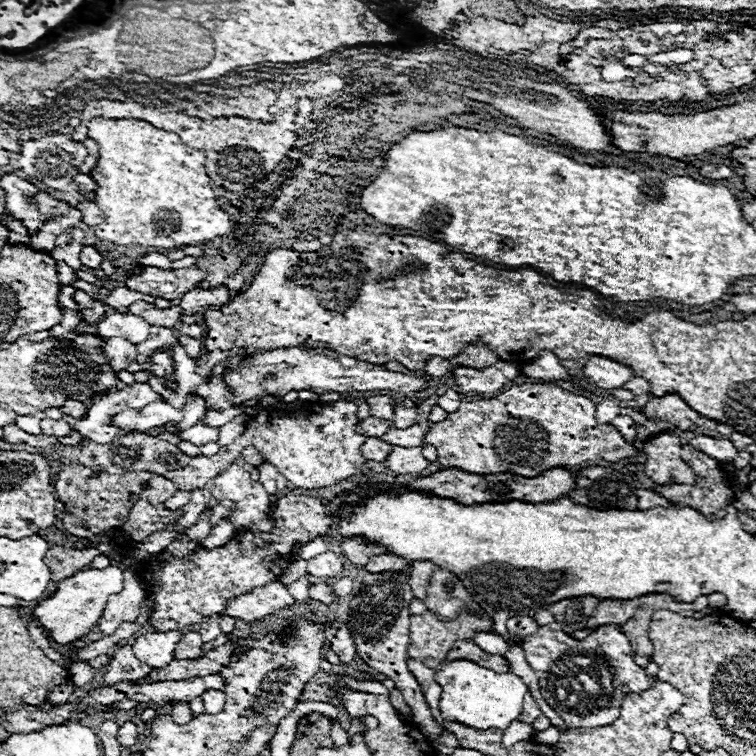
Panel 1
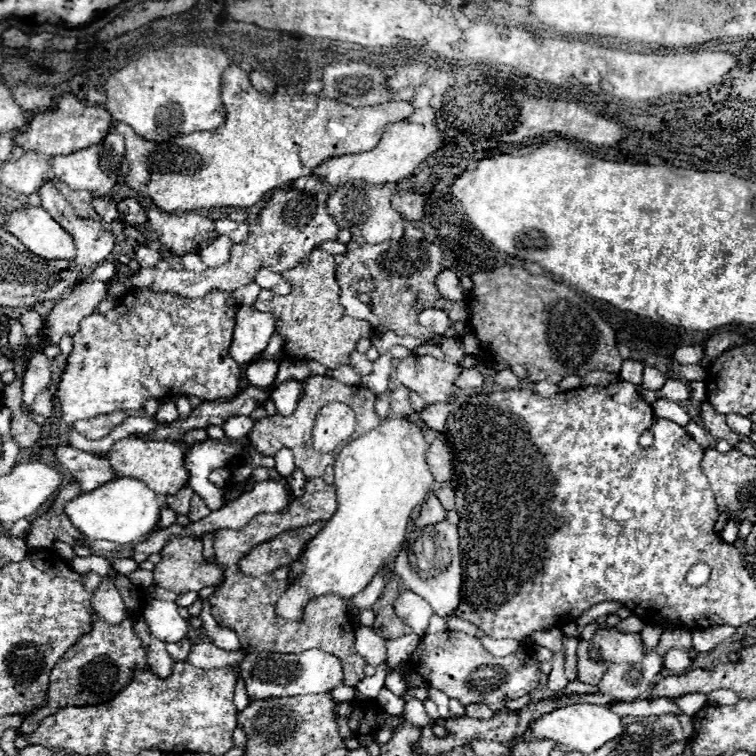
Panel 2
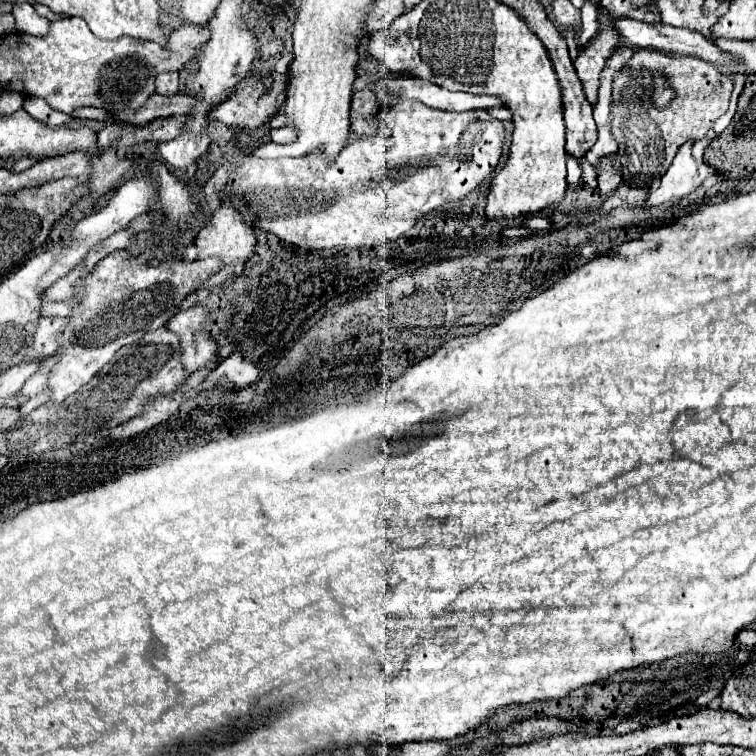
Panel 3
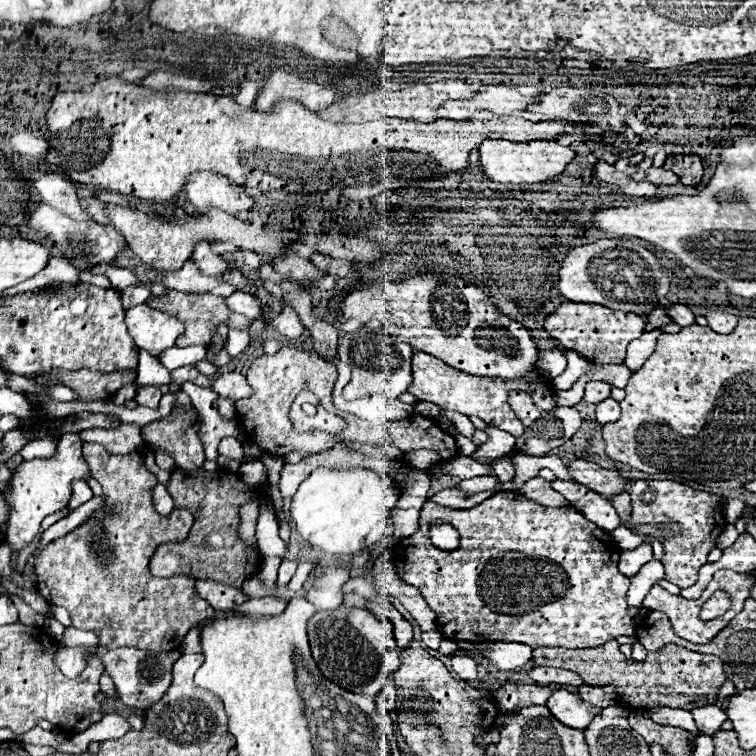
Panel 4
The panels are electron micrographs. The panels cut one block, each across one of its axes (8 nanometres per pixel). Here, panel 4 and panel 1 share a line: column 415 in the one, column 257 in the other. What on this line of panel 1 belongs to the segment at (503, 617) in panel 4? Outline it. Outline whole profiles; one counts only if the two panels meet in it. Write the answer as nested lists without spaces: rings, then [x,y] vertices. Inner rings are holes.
[[[350,492],[334,498],[330,504],[322,504],[312,496],[288,494],[274,502],[274,530],[268,534],[240,532],[226,546],[204,550],[200,542],[188,540],[184,534],[166,546],[154,558],[142,562],[136,574],[142,578],[146,594],[154,600],[156,608],[150,616],[150,624],[156,630],[184,630],[190,624],[200,622],[204,616],[224,614],[226,600],[250,592],[256,586],[280,580],[286,566],[292,562],[292,544],[306,544],[308,540],[322,538],[330,530],[336,510],[342,500],[358,500],[360,494]]]

